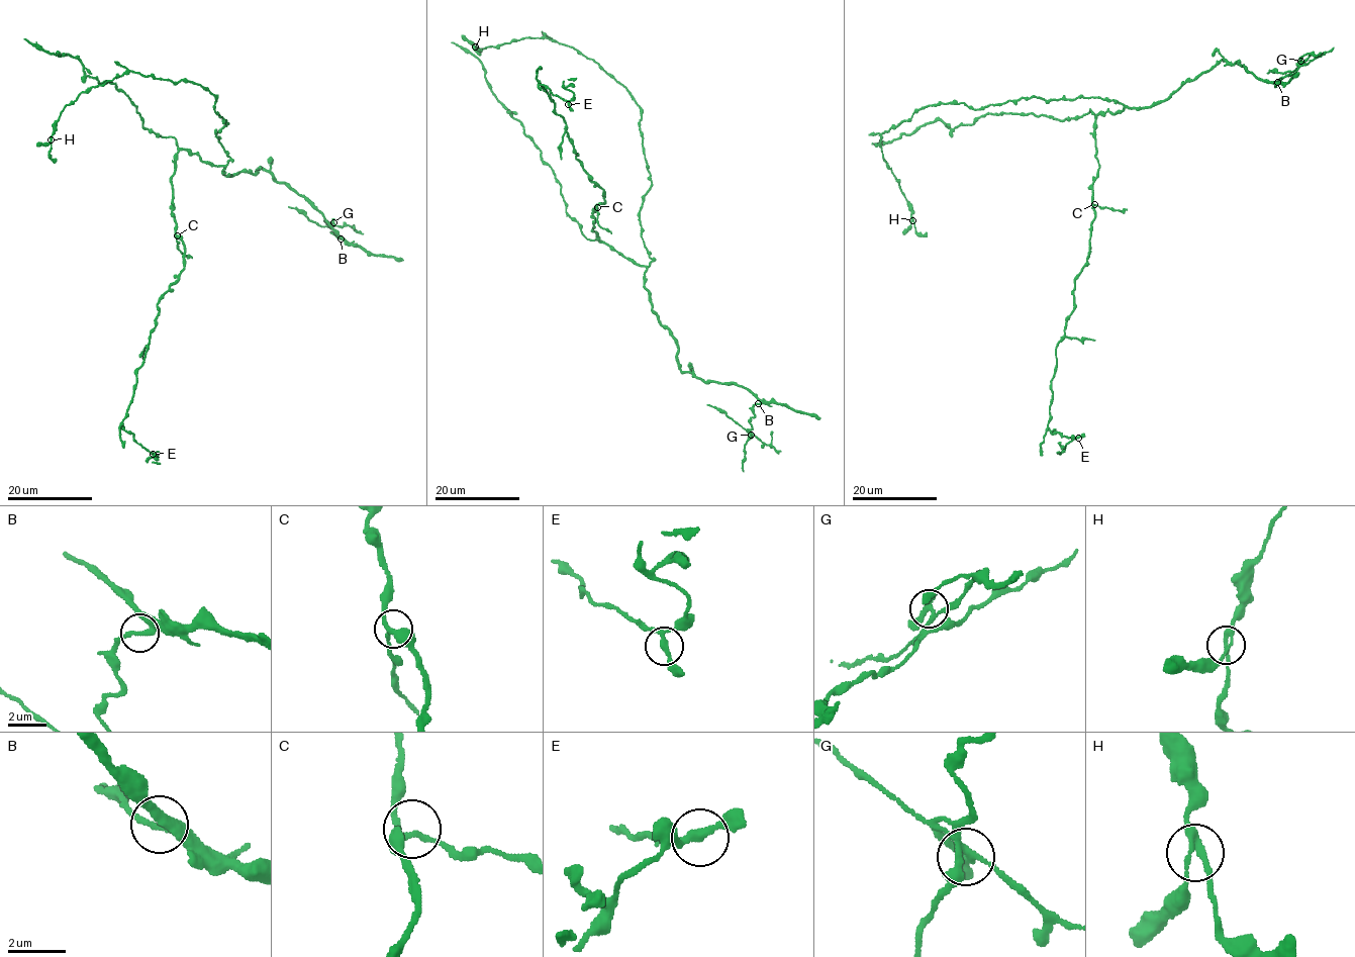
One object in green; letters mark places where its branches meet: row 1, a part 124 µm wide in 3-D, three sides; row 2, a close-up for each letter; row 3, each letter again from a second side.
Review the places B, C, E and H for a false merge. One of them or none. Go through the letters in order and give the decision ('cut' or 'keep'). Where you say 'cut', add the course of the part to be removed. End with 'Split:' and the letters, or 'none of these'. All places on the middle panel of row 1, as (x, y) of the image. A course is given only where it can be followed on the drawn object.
B: cut; foreign part runs (758, 403), (753, 407), (752, 427), (747, 429), (726, 412), (706, 404)
C: keep
E: keep
H: keep
Split: B

